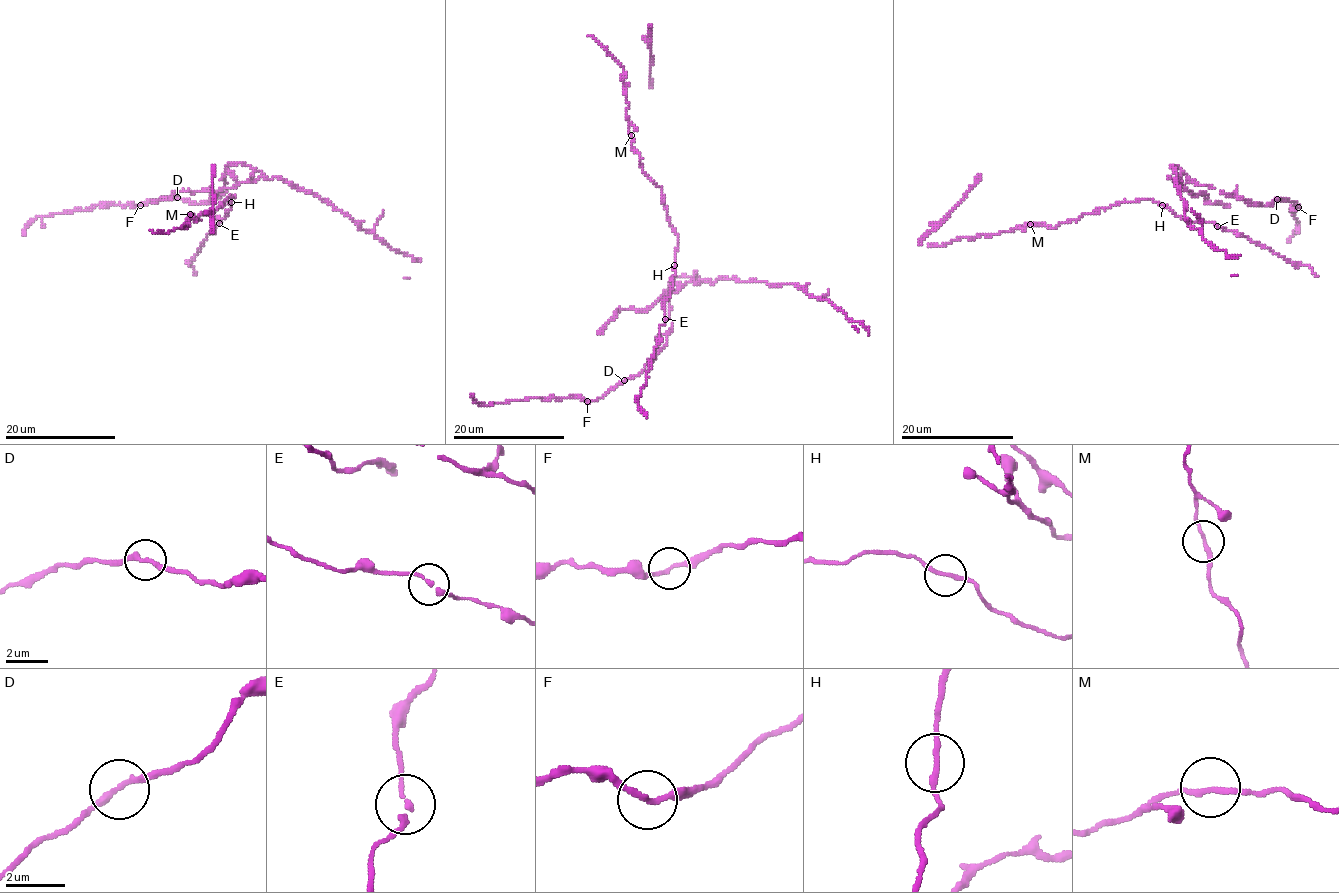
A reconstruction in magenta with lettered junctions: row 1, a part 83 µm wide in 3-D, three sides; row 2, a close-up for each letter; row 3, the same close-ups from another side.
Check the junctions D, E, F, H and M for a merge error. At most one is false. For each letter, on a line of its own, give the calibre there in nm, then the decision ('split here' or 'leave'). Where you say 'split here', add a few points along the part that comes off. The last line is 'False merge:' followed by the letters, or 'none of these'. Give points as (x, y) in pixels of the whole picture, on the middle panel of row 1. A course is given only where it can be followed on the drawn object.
D: 220 nm | leave
E: 200 nm | leave
F: 180 nm | leave
H: 180 nm | leave
M: 170 nm | leave
False merge: none of these

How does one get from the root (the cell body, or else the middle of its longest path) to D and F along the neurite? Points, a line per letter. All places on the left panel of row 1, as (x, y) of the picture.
D: (251, 180), (262, 174), (246, 165), (229, 165), (224, 175), (228, 190), (220, 197), (193, 203), (177, 197)
F: (251, 180), (262, 174), (246, 165), (229, 165), (228, 190), (210, 202), (160, 197), (139, 204)

